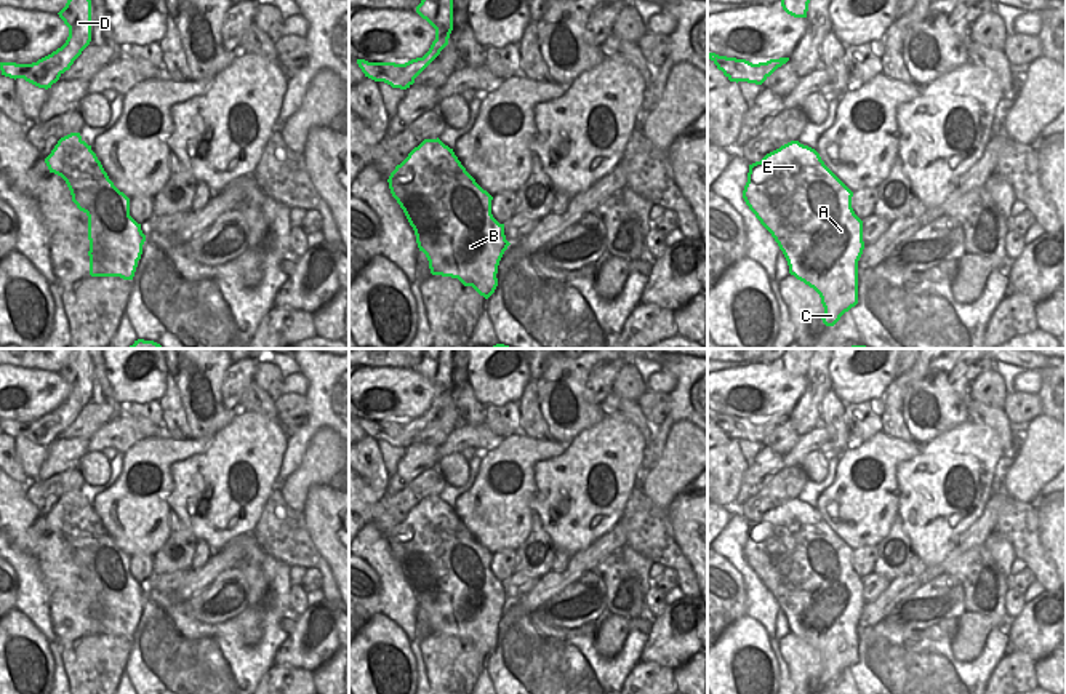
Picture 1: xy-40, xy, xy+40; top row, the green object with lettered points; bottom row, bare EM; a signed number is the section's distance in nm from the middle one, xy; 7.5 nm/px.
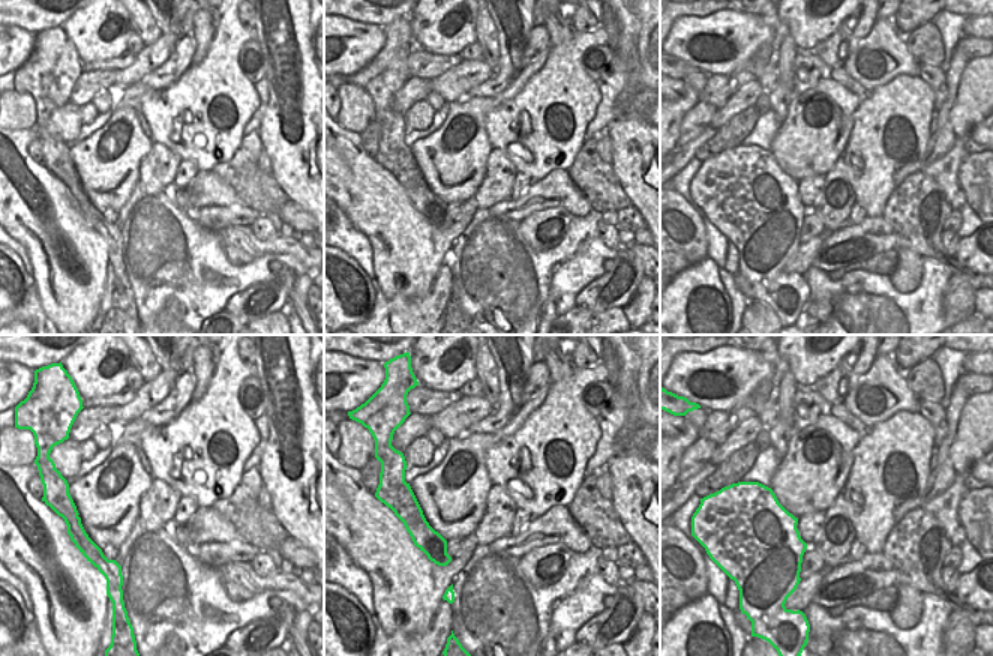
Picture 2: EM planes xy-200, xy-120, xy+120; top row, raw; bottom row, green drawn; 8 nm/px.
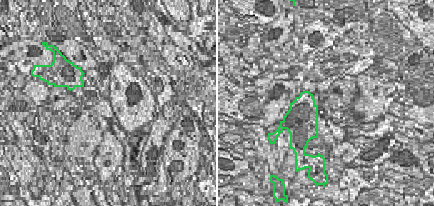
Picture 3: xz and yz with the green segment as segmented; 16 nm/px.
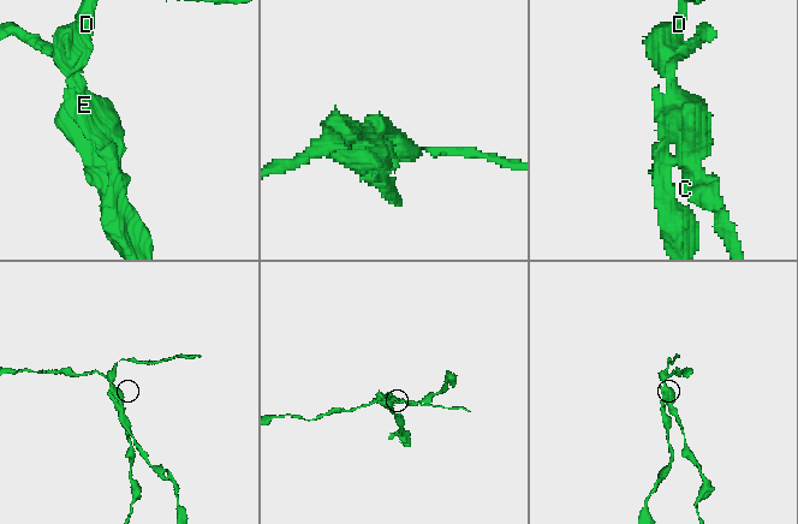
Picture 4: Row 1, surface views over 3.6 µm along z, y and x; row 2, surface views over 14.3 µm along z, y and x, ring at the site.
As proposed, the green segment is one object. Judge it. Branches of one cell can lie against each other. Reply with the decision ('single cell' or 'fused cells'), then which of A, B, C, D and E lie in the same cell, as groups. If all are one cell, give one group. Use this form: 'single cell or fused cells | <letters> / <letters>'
fused cells | A C D E / B

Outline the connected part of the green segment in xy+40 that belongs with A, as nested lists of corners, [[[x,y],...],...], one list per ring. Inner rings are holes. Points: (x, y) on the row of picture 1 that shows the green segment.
[[[791,141],[749,165],[743,190],[746,205],[783,251],[789,273],[820,294],[824,307],[821,320],[826,326],[834,326],[858,304],[858,275],[852,285],[844,281],[821,289],[821,280],[807,272],[807,264],[815,262],[815,245],[836,241],[837,259],[858,267],[864,249],[863,221],[852,208],[852,197],[853,192],[824,165],[820,154],[799,141]],[[804,181],[829,185],[839,203],[837,222],[824,221],[824,211],[818,209],[821,200],[829,197],[826,190],[820,190],[813,200],[795,197],[794,187]]]

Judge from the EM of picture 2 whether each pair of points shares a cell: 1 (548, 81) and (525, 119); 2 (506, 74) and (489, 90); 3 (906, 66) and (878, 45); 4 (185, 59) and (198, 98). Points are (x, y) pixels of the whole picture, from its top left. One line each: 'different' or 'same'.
1: same
2: same
3: same
4: different

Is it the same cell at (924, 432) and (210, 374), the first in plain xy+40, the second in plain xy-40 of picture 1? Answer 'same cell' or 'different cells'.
same cell

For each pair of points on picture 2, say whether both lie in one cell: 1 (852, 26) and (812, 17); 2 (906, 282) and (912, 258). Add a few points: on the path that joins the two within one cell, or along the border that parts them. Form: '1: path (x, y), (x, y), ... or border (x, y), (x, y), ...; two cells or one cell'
1: border (849, 15), (833, 33), (815, 45); two cells
2: path (906, 276), (909, 264); one cell

